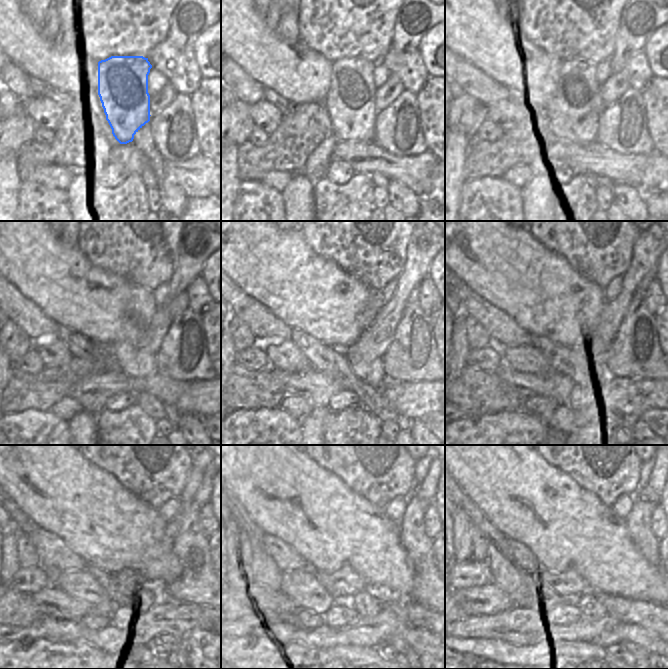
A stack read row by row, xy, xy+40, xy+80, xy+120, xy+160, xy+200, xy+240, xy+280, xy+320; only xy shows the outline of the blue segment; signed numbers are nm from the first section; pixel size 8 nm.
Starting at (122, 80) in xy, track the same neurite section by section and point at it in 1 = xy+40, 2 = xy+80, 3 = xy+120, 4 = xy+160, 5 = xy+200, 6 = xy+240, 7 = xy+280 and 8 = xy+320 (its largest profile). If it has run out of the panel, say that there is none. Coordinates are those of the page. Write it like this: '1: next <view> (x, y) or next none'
1: next xy+40 (350, 105)
2: next xy+80 (575, 109)
3: next xy+120 (138, 363)
4: next xy+160 (371, 372)
5: next xy+200 (596, 372)
6: next xy+240 (143, 603)
7: next xy+280 (367, 603)
8: next xy+320 (590, 605)

